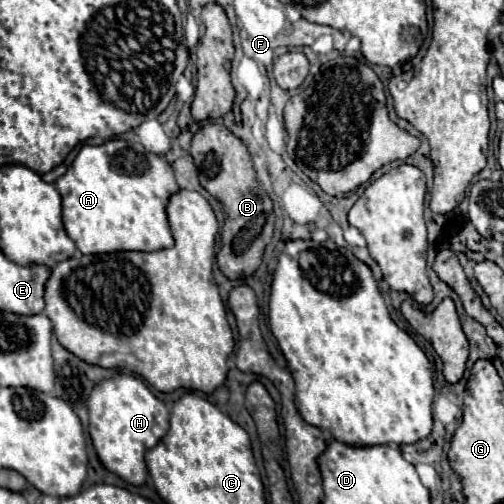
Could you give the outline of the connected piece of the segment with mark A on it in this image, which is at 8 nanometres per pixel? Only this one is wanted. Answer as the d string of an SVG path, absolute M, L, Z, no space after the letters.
M111 139L103 145L85 145L75 157L67 173L57 181L57 189L63 197L63 223L67 235L75 241L83 255L115 253L115 251L157 251L175 245L175 239L167 221L167 203L181 187L173 175L173 167L159 155L145 151L135 141Z

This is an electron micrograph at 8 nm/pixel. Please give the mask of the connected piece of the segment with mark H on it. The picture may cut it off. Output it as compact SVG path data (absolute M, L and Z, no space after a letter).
M119 373L95 385L89 397L89 435L101 463L131 485L143 485L147 477L145 451L155 447L169 429L169 411L147 385L131 375Z

